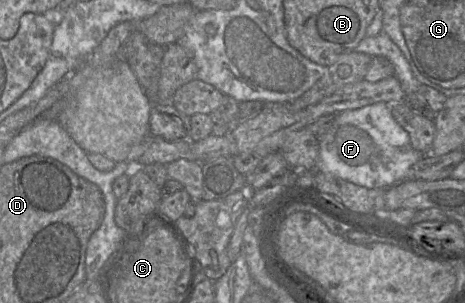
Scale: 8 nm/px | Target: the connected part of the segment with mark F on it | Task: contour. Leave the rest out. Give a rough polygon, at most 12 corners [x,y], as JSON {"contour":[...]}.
{"contour":[[389,105],[335,115],[315,169],[391,188],[425,153]]}

